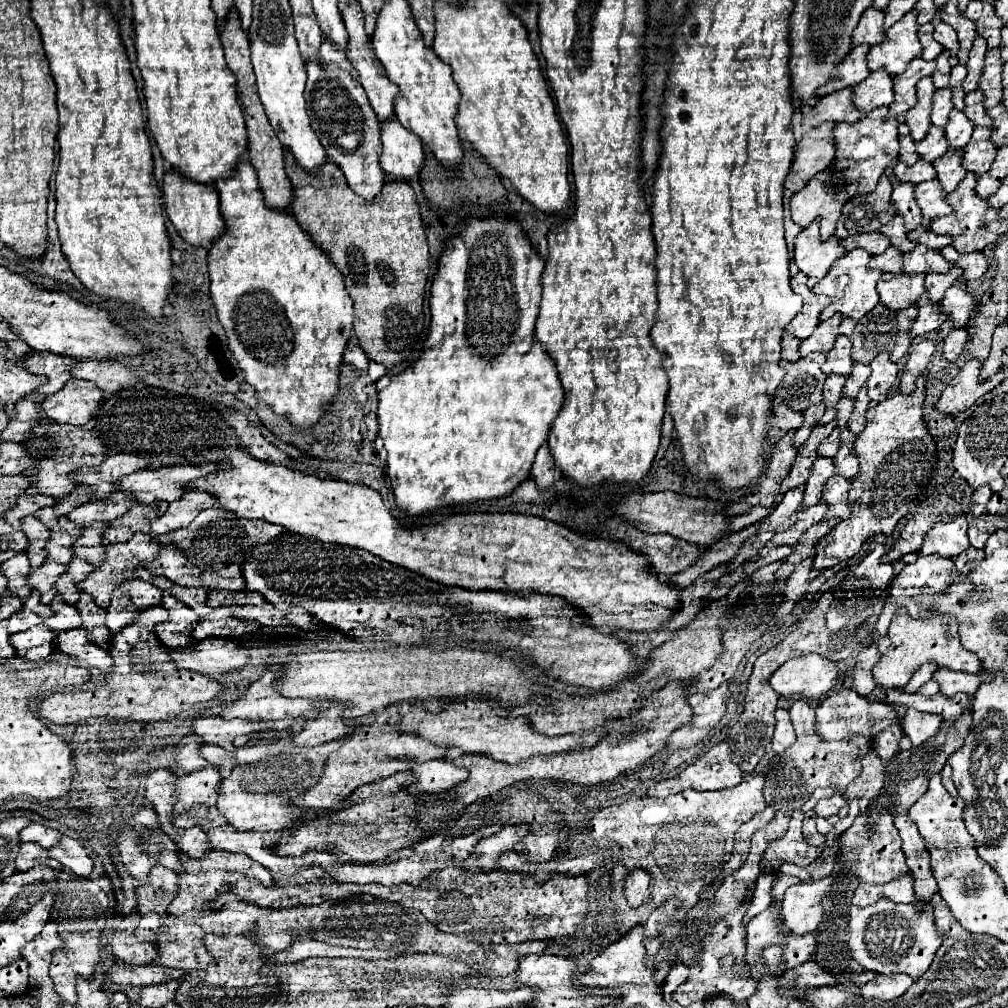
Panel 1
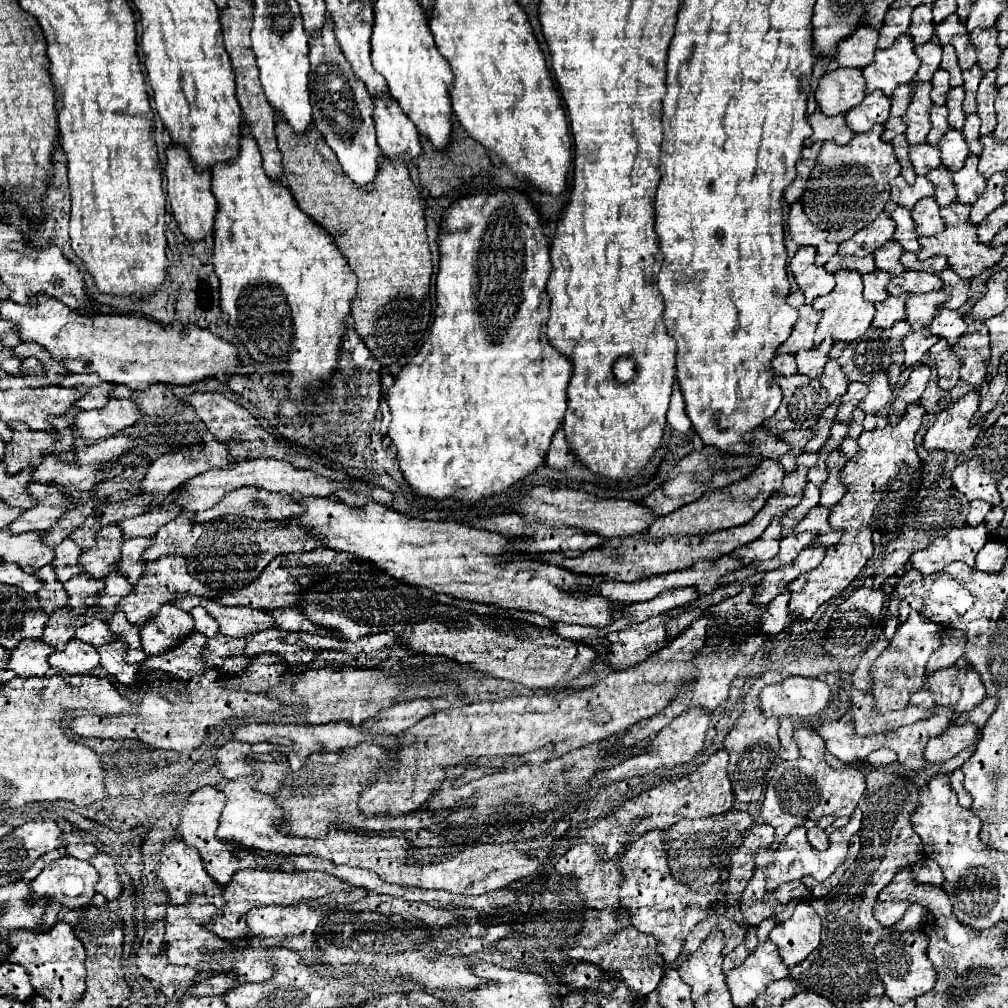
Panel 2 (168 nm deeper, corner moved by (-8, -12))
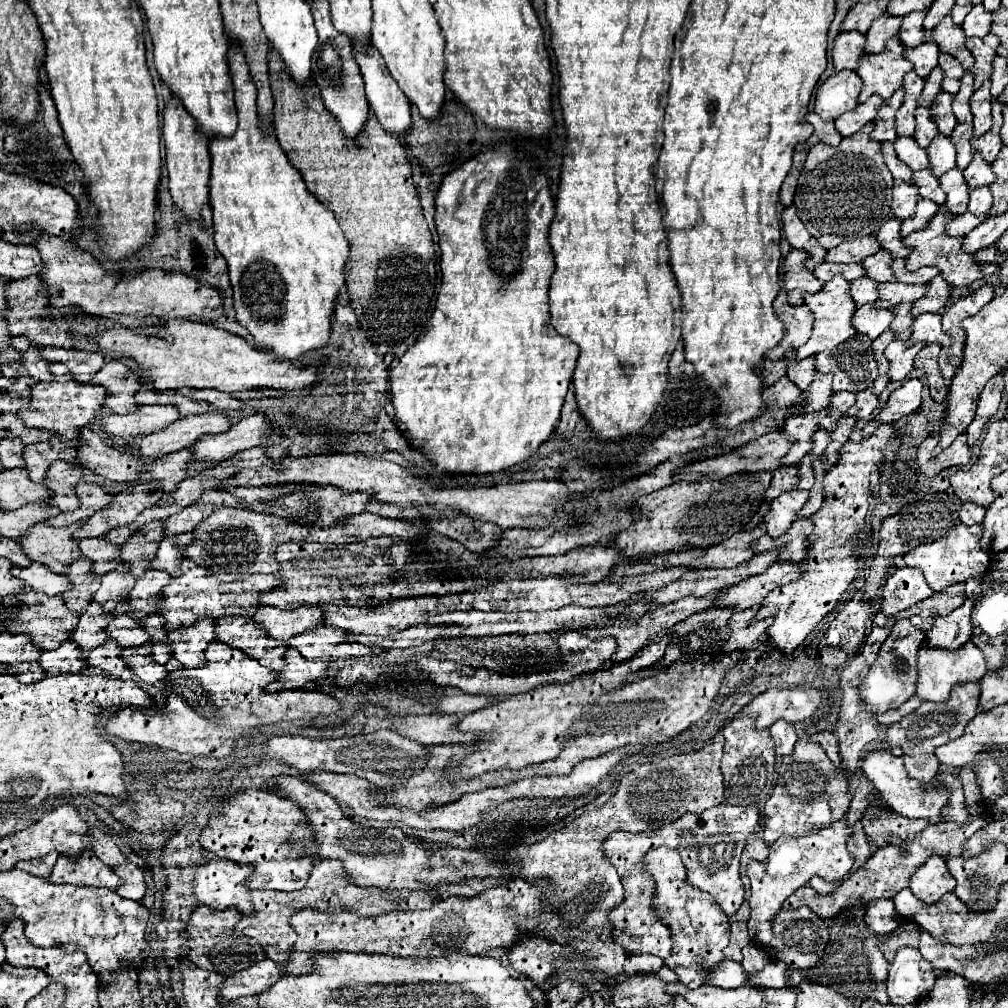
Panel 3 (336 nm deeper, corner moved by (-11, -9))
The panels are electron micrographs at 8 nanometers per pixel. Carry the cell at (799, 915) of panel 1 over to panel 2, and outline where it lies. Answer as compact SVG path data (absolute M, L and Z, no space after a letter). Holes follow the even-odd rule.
M797 903L793 915L777 923L771 931L771 941L777 947L783 963L795 967L811 951L817 949L821 935L821 919L809 903Z

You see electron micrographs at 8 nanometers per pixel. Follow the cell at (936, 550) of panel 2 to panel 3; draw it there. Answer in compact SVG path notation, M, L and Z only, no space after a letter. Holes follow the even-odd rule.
M958 524L958 526L950 528L942 538L938 538L934 542L928 542L928 544L920 544L912 552L908 552L904 556L904 562L910 568L920 568L928 586L934 592L942 592L950 584L964 582L972 576L982 576L982 574L988 572L990 556L988 556L988 552L984 552L980 548L980 540L982 540L982 526L980 524L976 524L976 526Z

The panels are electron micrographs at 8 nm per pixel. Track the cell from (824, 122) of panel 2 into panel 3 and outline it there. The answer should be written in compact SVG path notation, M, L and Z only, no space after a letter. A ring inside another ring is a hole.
M816 112L806 114L806 120L814 126L814 134L808 140L810 144L816 144L816 142L824 142L824 144L830 144L830 146L838 146L840 144L842 136L836 130L836 126L834 126L832 120L822 120Z

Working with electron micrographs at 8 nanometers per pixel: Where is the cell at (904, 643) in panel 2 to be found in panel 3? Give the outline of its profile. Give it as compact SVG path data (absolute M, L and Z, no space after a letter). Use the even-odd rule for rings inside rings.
M904 618L892 626L892 632L884 640L876 662L870 666L870 672L860 682L860 696L868 706L868 712L882 714L892 708L898 708L916 692L916 676L918 676L916 654L922 642L924 642L924 630L916 628L910 620Z

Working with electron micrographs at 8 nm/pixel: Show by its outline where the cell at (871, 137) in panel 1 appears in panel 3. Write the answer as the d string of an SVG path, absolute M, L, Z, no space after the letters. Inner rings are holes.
M866 124L860 134L842 138L840 146L814 144L800 172L794 196L798 218L828 250L856 236L876 234L892 214L892 174L882 160L882 144L868 136L872 128L874 124Z

